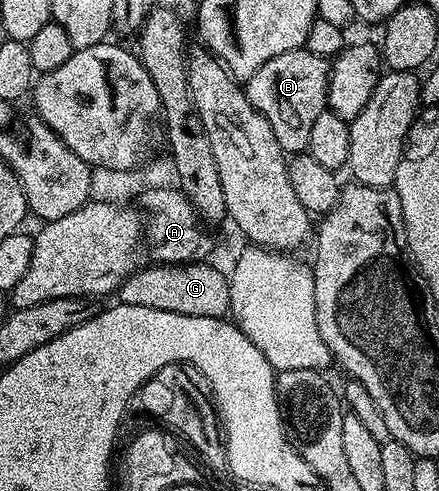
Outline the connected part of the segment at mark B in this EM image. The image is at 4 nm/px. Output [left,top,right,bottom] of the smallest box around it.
[244,48,330,154]

